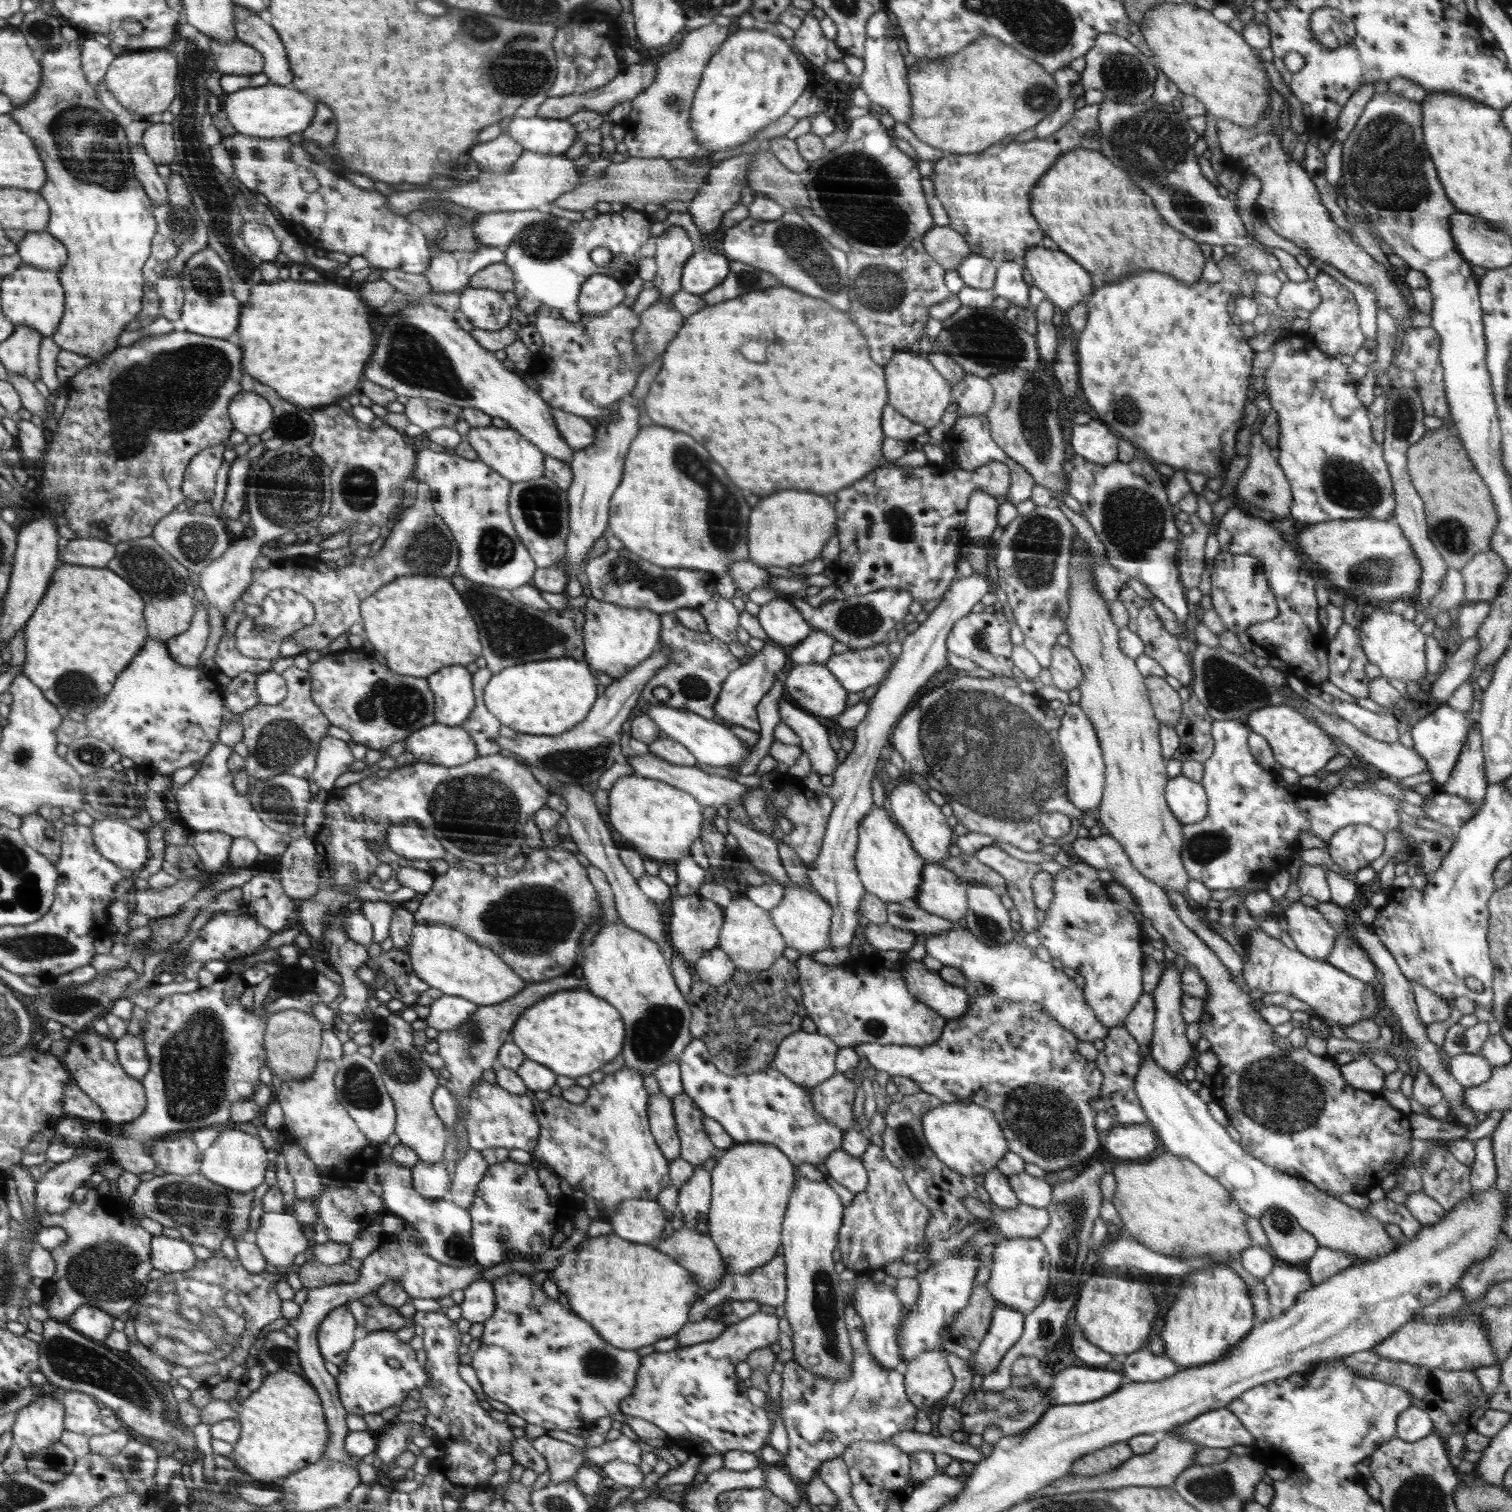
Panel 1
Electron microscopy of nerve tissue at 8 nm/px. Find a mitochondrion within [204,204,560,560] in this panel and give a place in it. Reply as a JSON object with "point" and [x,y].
{"point":[415,358]}

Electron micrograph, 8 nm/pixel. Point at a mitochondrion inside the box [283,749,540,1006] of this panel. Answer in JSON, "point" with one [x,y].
{"point":[479,814]}

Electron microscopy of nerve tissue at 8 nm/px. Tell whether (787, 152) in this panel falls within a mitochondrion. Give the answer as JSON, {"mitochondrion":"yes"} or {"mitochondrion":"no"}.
{"mitochondrion":"no"}

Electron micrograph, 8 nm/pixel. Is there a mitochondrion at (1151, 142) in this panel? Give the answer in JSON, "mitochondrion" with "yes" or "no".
{"mitochondrion":"yes"}

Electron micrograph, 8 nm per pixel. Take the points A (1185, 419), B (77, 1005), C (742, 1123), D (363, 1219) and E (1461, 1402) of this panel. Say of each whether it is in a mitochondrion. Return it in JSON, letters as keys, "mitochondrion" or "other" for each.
{"A":"other","B":"mitochondrion","C":"other","D":"other","E":"other"}

